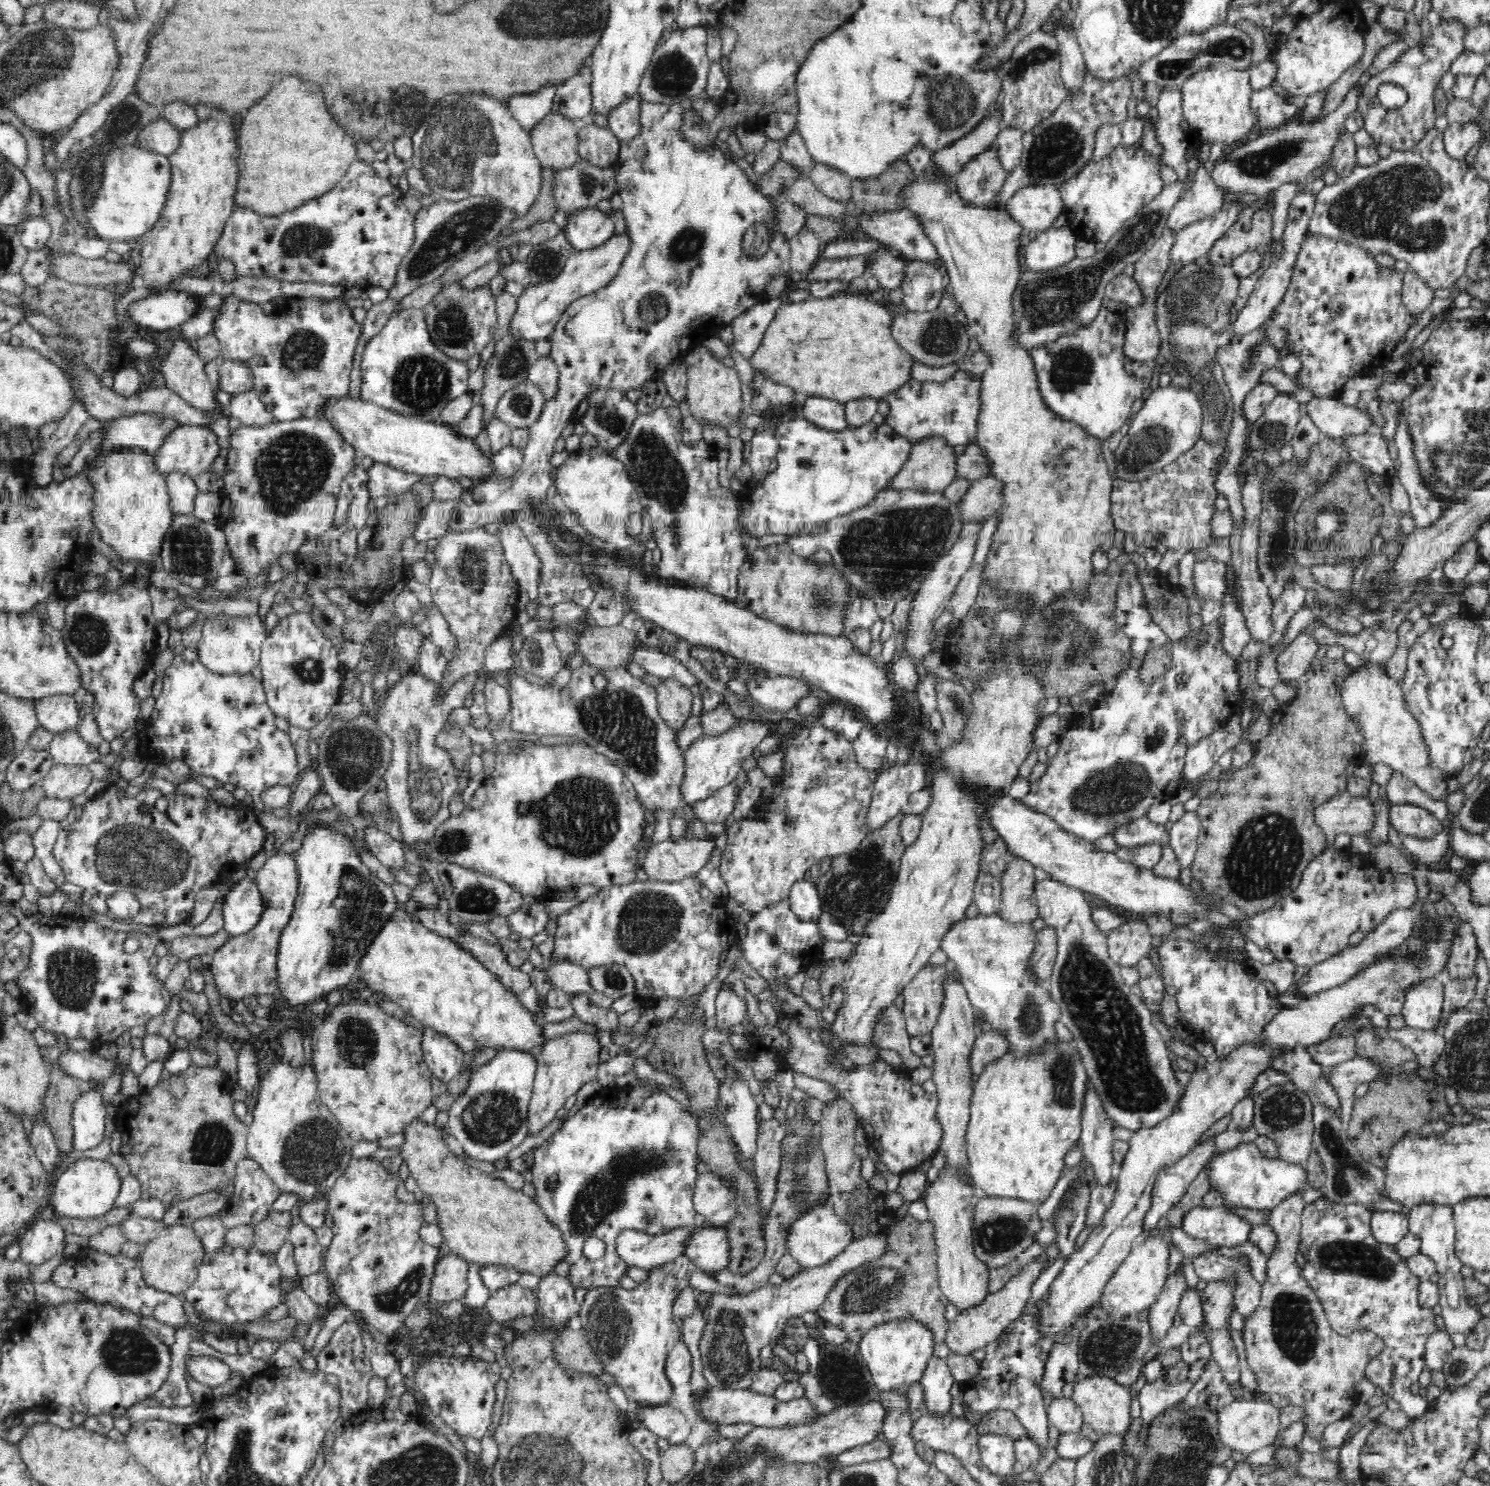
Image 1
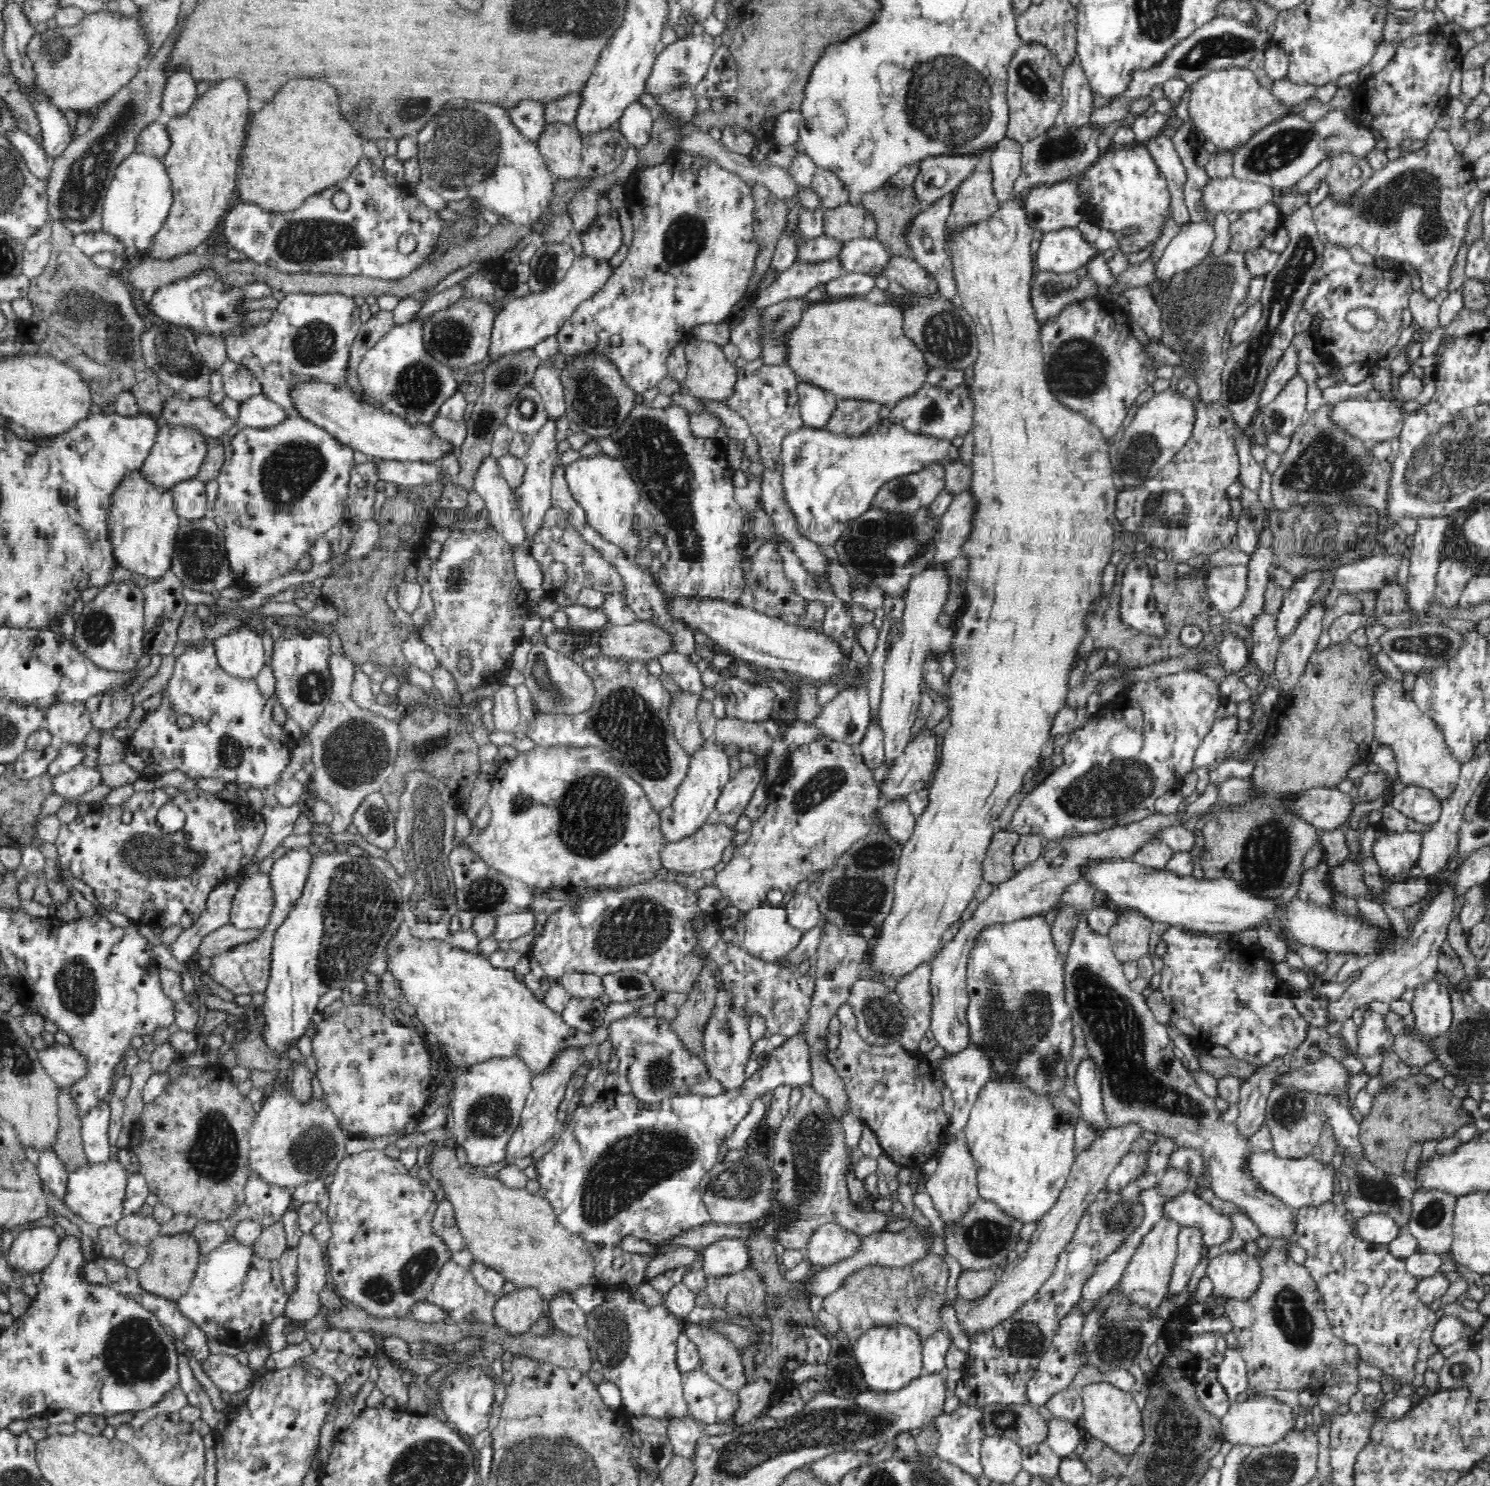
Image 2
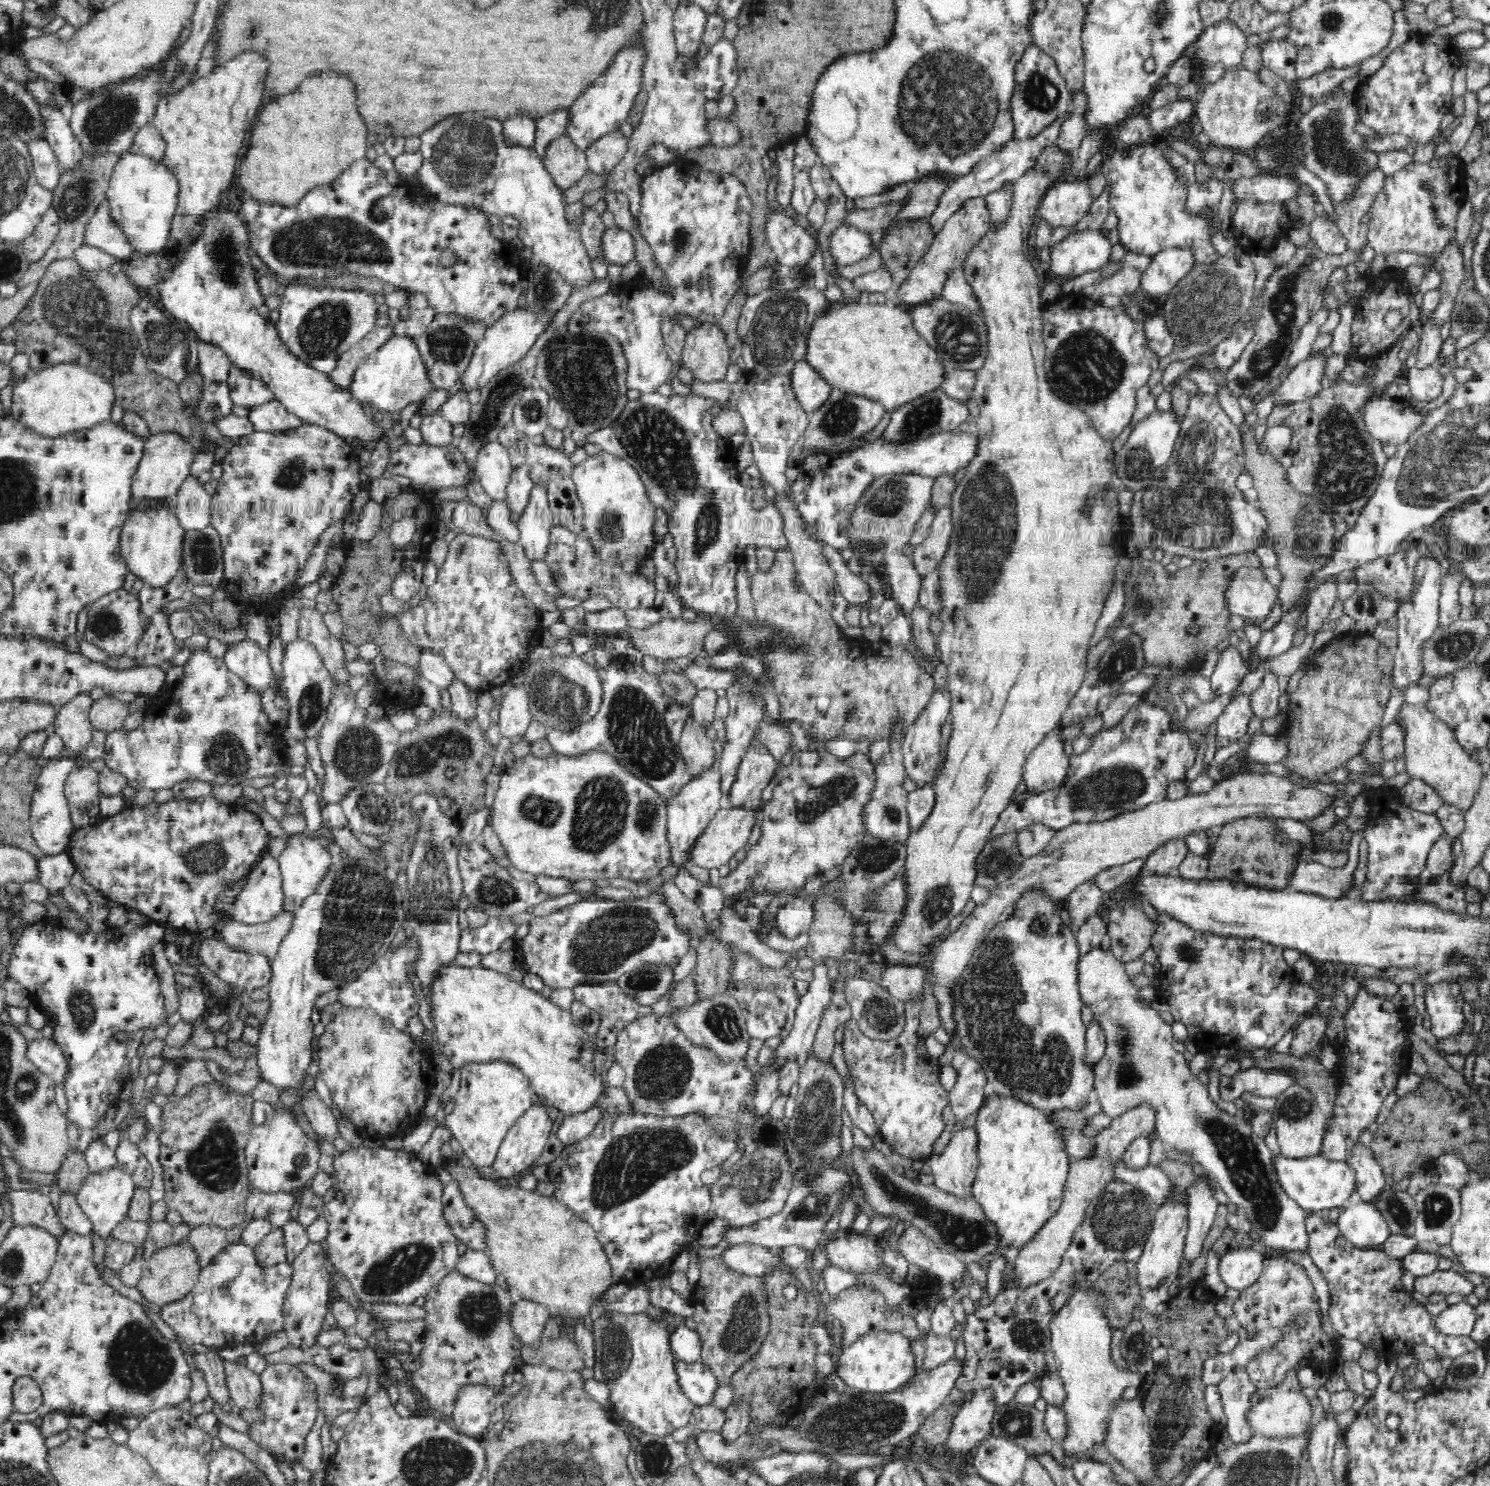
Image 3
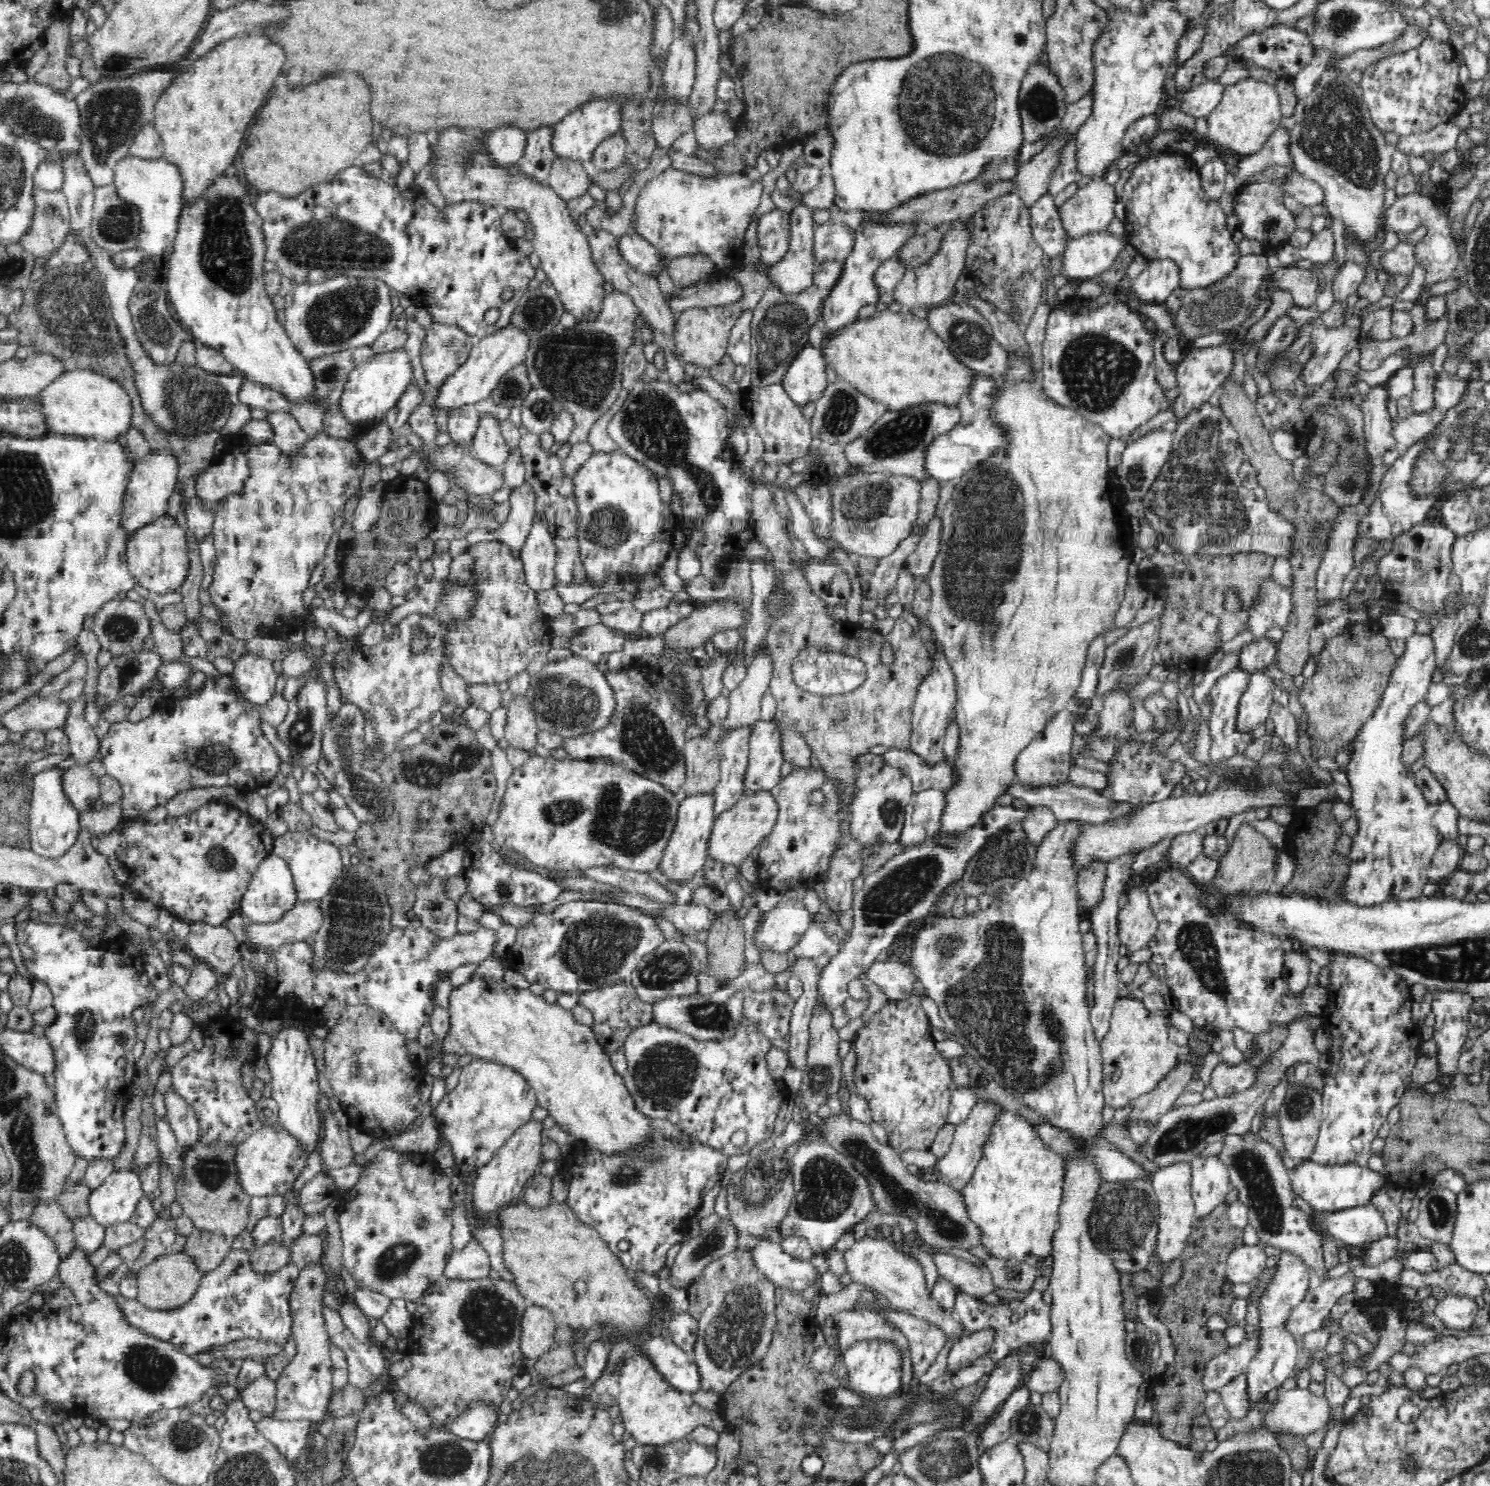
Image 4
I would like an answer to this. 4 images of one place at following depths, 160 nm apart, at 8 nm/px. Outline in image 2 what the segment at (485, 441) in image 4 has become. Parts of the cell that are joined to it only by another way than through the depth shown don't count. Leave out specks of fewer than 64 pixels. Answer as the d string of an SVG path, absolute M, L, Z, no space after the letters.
M496 455L484 457L475 474L474 488L486 501L492 528L502 535L510 546L517 550L527 548L525 532L515 492L502 474L500 458Z

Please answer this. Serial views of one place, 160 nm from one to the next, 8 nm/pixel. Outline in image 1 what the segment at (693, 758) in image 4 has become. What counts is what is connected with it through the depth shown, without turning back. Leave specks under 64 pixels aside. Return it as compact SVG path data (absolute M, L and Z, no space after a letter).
M662 679L655 687L660 716L675 730L680 731L692 716L692 692L672 679Z

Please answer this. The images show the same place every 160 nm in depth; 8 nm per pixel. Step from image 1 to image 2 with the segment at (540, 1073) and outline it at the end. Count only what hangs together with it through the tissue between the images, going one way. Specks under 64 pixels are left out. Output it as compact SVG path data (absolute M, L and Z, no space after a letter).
M568 1048L560 1052L552 1067L543 1075L534 1076L531 1080L531 1091L528 1093L525 1105L523 1106L520 1124L510 1135L506 1143L505 1160L520 1160L530 1156L540 1146L544 1146L554 1134L557 1126L557 1110L562 1099L570 1094L572 1074L584 1064L588 1064L582 1048Z

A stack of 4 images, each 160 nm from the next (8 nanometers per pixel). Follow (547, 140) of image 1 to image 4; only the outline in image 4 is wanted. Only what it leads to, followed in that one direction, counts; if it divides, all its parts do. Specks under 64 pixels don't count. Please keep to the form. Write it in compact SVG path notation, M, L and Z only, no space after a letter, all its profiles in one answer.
M555 159L547 184L562 200L568 201L588 192L590 177L582 163Z

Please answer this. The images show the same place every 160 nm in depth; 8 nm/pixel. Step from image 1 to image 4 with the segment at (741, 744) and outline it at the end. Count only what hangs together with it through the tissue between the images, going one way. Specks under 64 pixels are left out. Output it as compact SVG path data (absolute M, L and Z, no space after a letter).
M696 795L682 798L683 802L680 804L674 833L665 847L658 869L664 877L668 878L670 883L676 885L688 884L694 881L696 872L703 870L706 858L709 856L709 843L715 822L713 796Z

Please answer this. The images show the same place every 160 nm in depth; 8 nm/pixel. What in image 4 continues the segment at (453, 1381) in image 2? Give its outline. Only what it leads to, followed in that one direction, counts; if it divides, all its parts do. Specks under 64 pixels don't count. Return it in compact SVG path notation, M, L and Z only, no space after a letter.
M474 1404L454 1420L449 1431L454 1436L470 1442L487 1440L497 1425L496 1410L497 1406L492 1404Z

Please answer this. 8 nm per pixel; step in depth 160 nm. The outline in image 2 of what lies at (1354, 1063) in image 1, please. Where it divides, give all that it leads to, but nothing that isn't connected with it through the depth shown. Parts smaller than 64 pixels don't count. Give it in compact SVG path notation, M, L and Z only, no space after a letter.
M1320 1057L1316 1062L1305 1064L1301 1067L1292 1067L1283 1075L1273 1078L1273 1086L1291 1086L1300 1091L1313 1092L1332 1099L1343 1095L1347 1098L1347 1108L1355 1121L1360 1125L1364 1116L1360 1113L1355 1103L1349 1103L1348 1083L1350 1072L1342 1065L1341 1061L1332 1057Z

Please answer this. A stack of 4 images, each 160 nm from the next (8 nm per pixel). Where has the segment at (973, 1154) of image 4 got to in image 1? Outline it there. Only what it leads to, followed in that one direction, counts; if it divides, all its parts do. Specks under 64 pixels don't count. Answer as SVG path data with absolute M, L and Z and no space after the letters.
M952 1163L944 1165L938 1178L929 1183L922 1196L923 1204L927 1207L927 1218L935 1226L940 1288L959 1312L977 1305L989 1293L986 1286L988 1268L973 1255L971 1239L975 1208L981 1197L969 1169Z

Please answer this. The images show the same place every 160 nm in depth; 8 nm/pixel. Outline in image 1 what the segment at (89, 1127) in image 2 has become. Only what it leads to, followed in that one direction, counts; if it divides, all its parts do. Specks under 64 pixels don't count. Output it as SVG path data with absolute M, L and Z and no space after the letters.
M102 1087L76 1098L73 1112L74 1152L96 1148L106 1134L106 1109L102 1103Z

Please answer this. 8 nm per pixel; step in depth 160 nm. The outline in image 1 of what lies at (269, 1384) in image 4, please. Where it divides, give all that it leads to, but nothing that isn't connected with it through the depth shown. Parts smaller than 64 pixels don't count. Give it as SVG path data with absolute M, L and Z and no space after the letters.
M187 1356L186 1372L198 1383L212 1388L224 1386L228 1380L234 1379L232 1368L220 1358L212 1356Z

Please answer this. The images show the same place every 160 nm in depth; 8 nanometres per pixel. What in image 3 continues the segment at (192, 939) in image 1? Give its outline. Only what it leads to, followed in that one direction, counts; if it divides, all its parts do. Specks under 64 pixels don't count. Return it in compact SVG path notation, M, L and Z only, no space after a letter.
M285 910L269 922L260 924L244 924L231 918L218 927L217 932L231 950L260 954L272 963L292 928L295 928L295 912Z

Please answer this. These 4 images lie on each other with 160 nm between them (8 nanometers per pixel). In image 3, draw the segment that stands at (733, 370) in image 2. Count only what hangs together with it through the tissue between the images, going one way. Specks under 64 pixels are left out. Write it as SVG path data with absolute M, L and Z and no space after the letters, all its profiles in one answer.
M719 321L703 322L686 332L681 363L701 382L725 380L730 358Z

